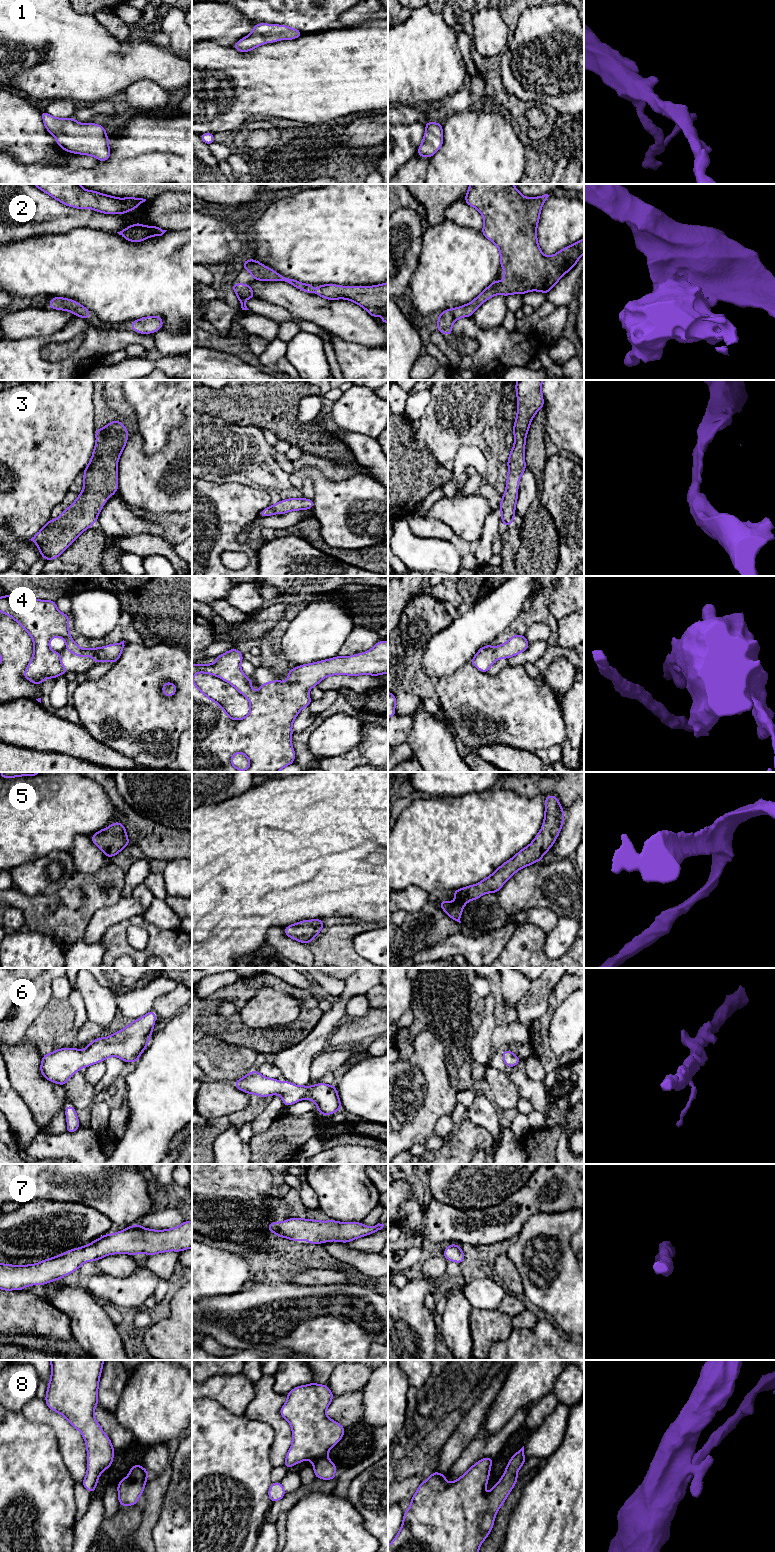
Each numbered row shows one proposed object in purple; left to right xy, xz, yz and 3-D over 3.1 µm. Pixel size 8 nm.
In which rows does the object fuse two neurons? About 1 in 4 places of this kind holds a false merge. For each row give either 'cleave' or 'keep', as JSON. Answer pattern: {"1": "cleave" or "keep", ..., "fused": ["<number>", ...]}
{"1": "keep", "2": "keep", "3": "keep", "4": "keep", "5": "keep", "6": "keep", "7": "keep", "8": "keep", "fused": []}

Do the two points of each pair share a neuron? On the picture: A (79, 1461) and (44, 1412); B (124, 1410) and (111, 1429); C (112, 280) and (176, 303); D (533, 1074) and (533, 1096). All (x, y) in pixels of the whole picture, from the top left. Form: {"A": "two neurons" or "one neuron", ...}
{"A": "one neuron", "B": "two neurons", "C": "one neuron", "D": "two neurons"}

